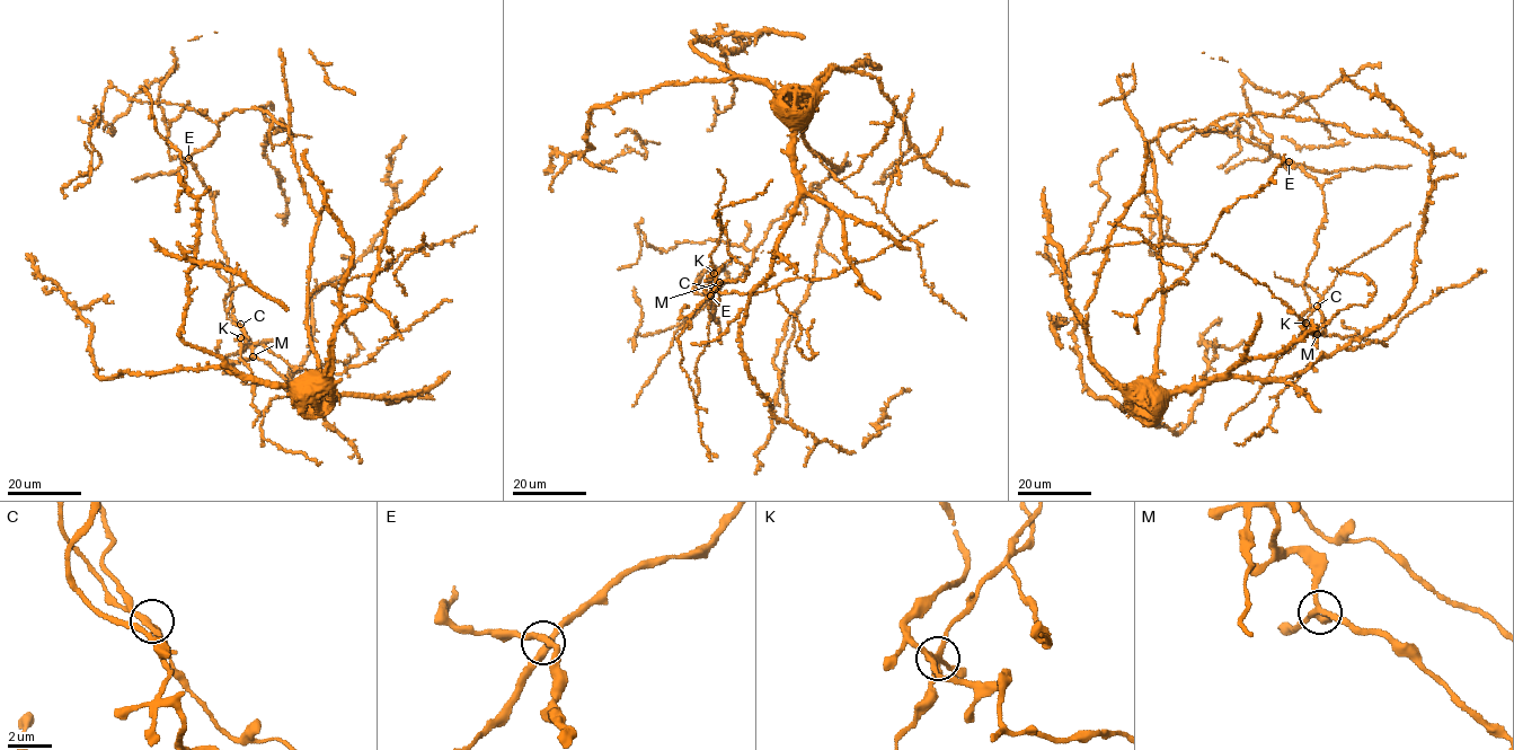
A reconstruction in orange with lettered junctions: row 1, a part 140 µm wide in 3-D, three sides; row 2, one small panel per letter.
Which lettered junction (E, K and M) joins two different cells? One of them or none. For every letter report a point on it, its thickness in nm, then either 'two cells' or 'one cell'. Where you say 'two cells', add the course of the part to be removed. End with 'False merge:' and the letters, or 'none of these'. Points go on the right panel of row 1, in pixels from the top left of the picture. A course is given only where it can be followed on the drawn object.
E: at (1289, 161); 280 nm thick; one cell
K: at (1306, 323); 220 nm thick; two cells; foreign part runs (1306, 323), (1317, 307), (1325, 319), (1321, 323), (1325, 333), (1306, 333), (1302, 323), (1266, 285), (1211, 253)
M: at (1317, 334); 200 nm thick; one cell
False merge: K

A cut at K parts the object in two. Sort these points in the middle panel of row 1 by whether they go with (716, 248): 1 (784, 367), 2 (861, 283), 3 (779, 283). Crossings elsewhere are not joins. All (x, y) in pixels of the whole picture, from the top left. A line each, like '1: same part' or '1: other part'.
1: other part
2: other part
3: same part

